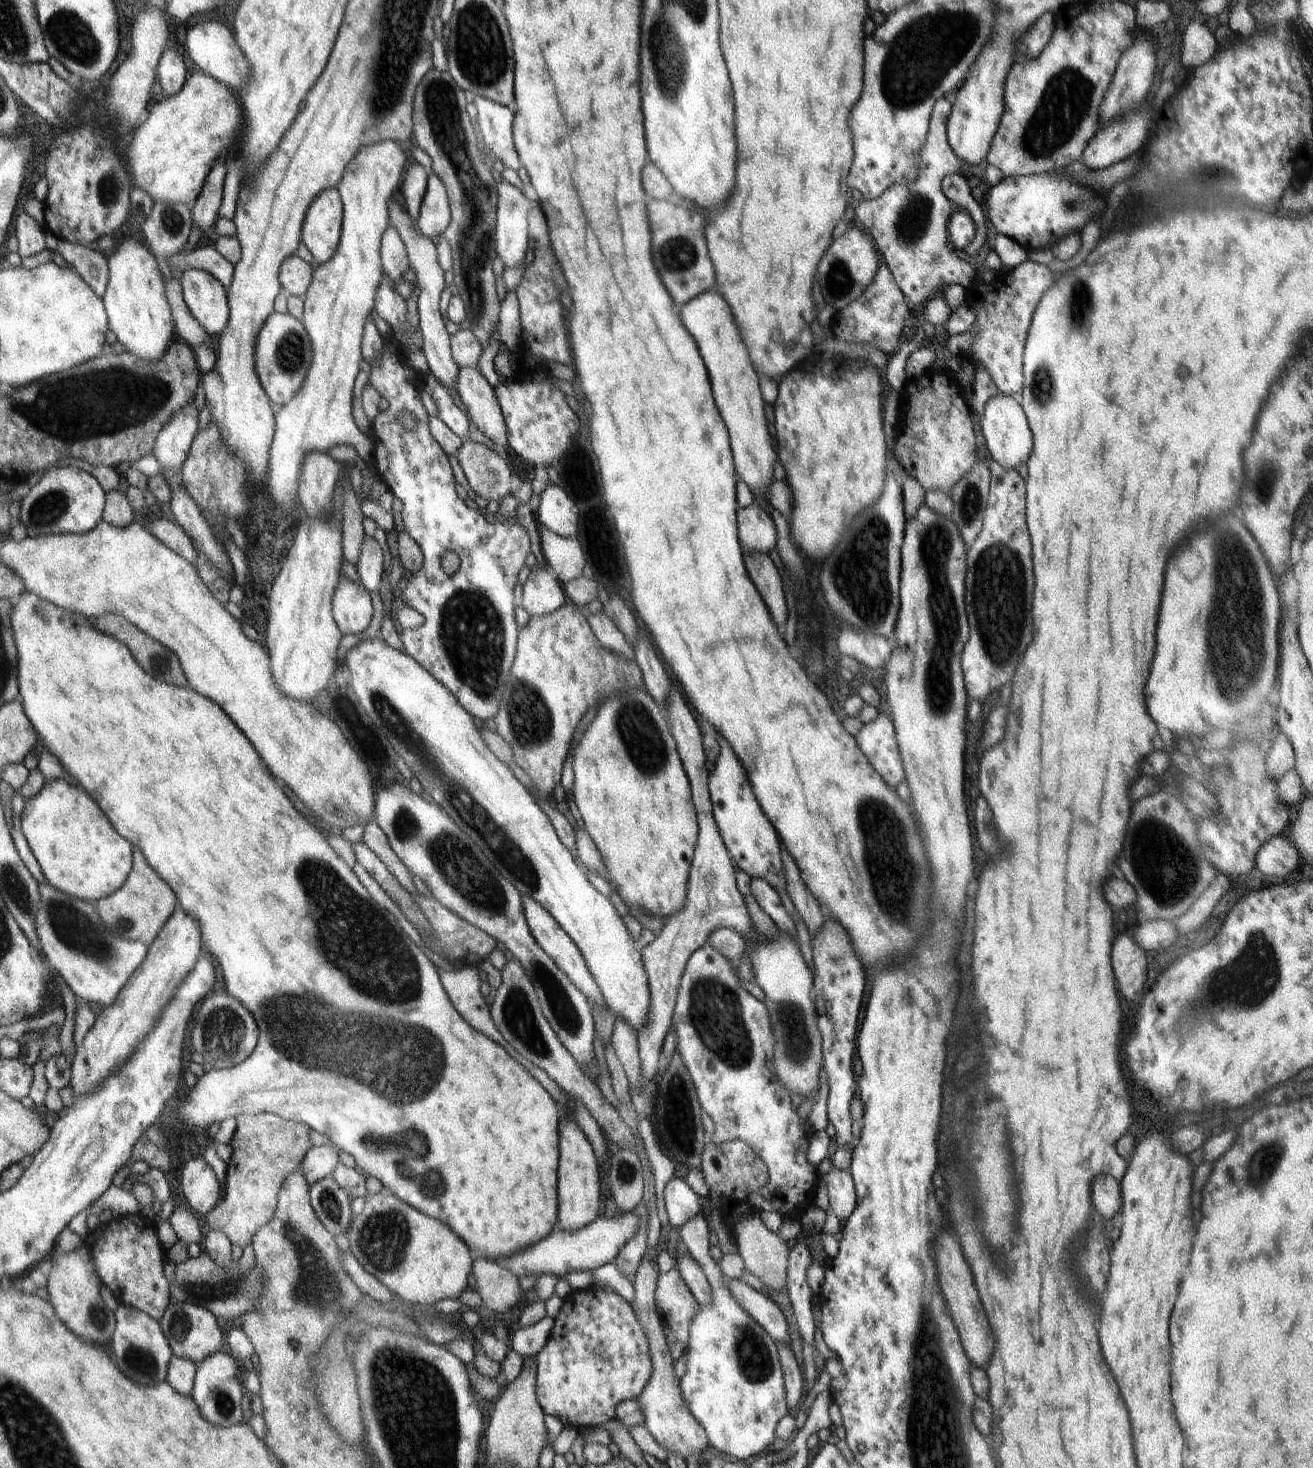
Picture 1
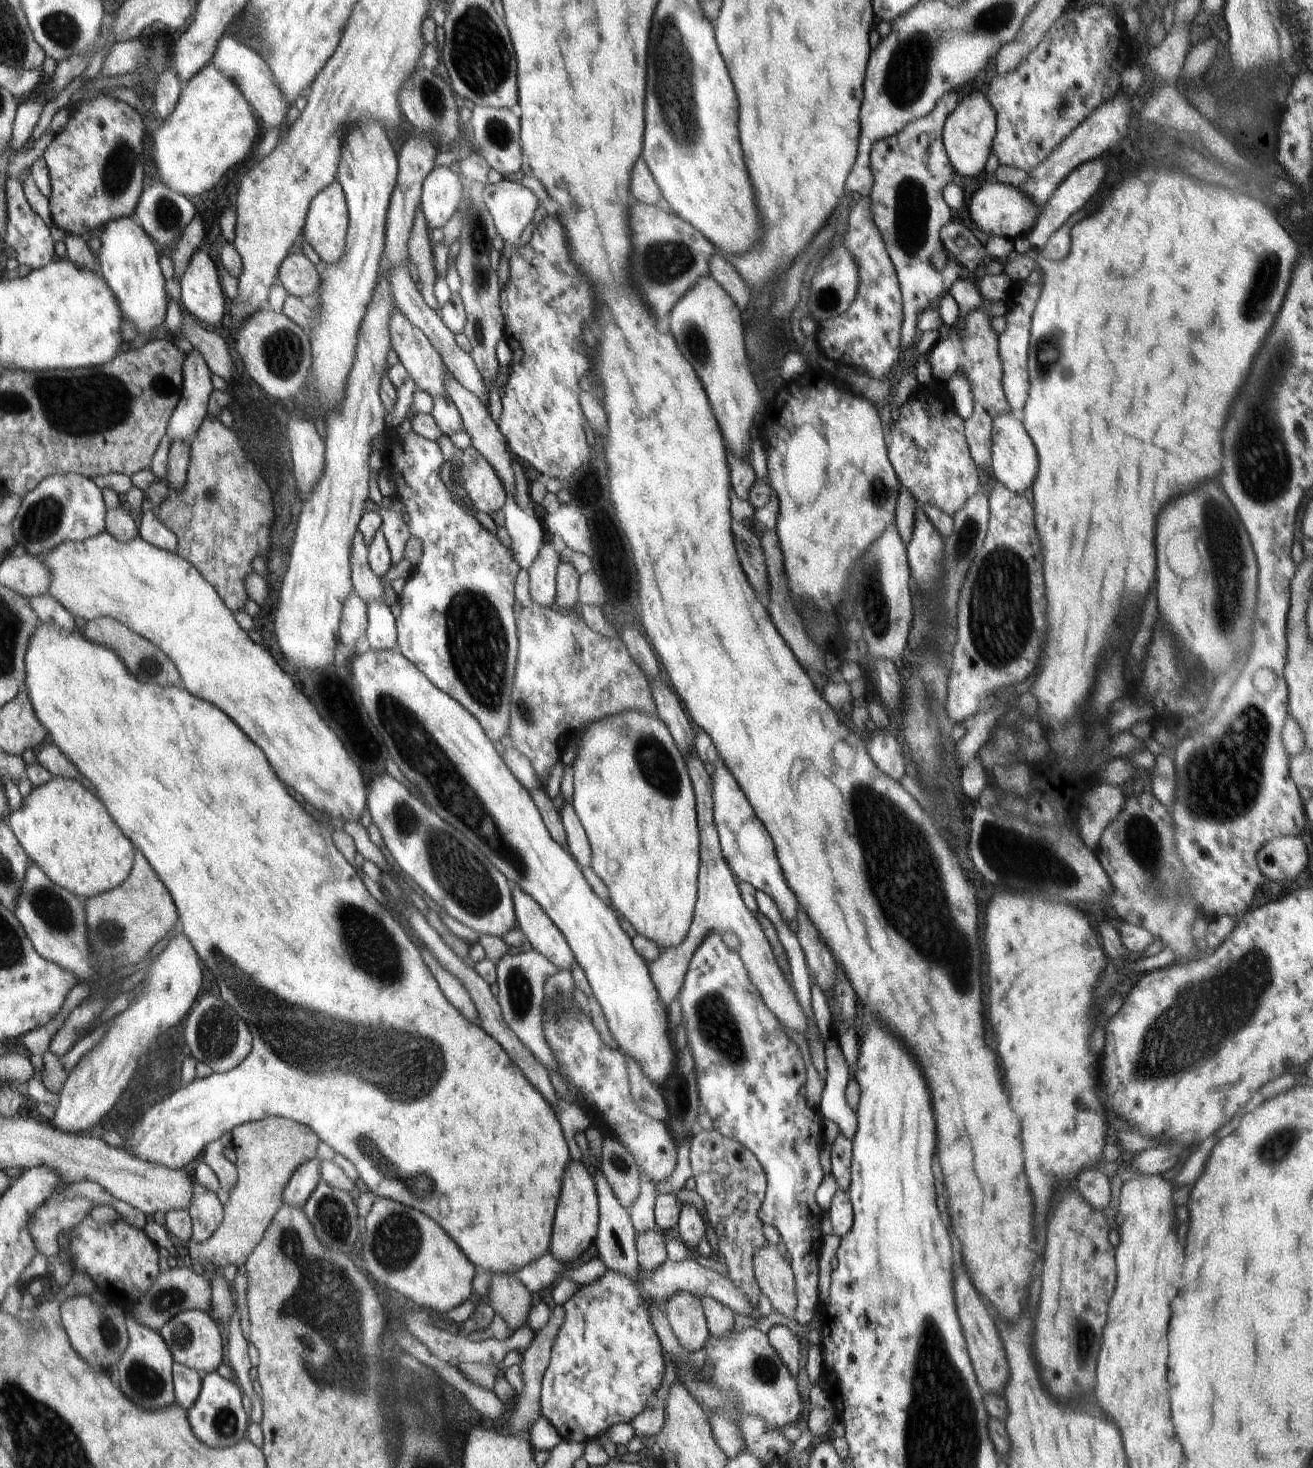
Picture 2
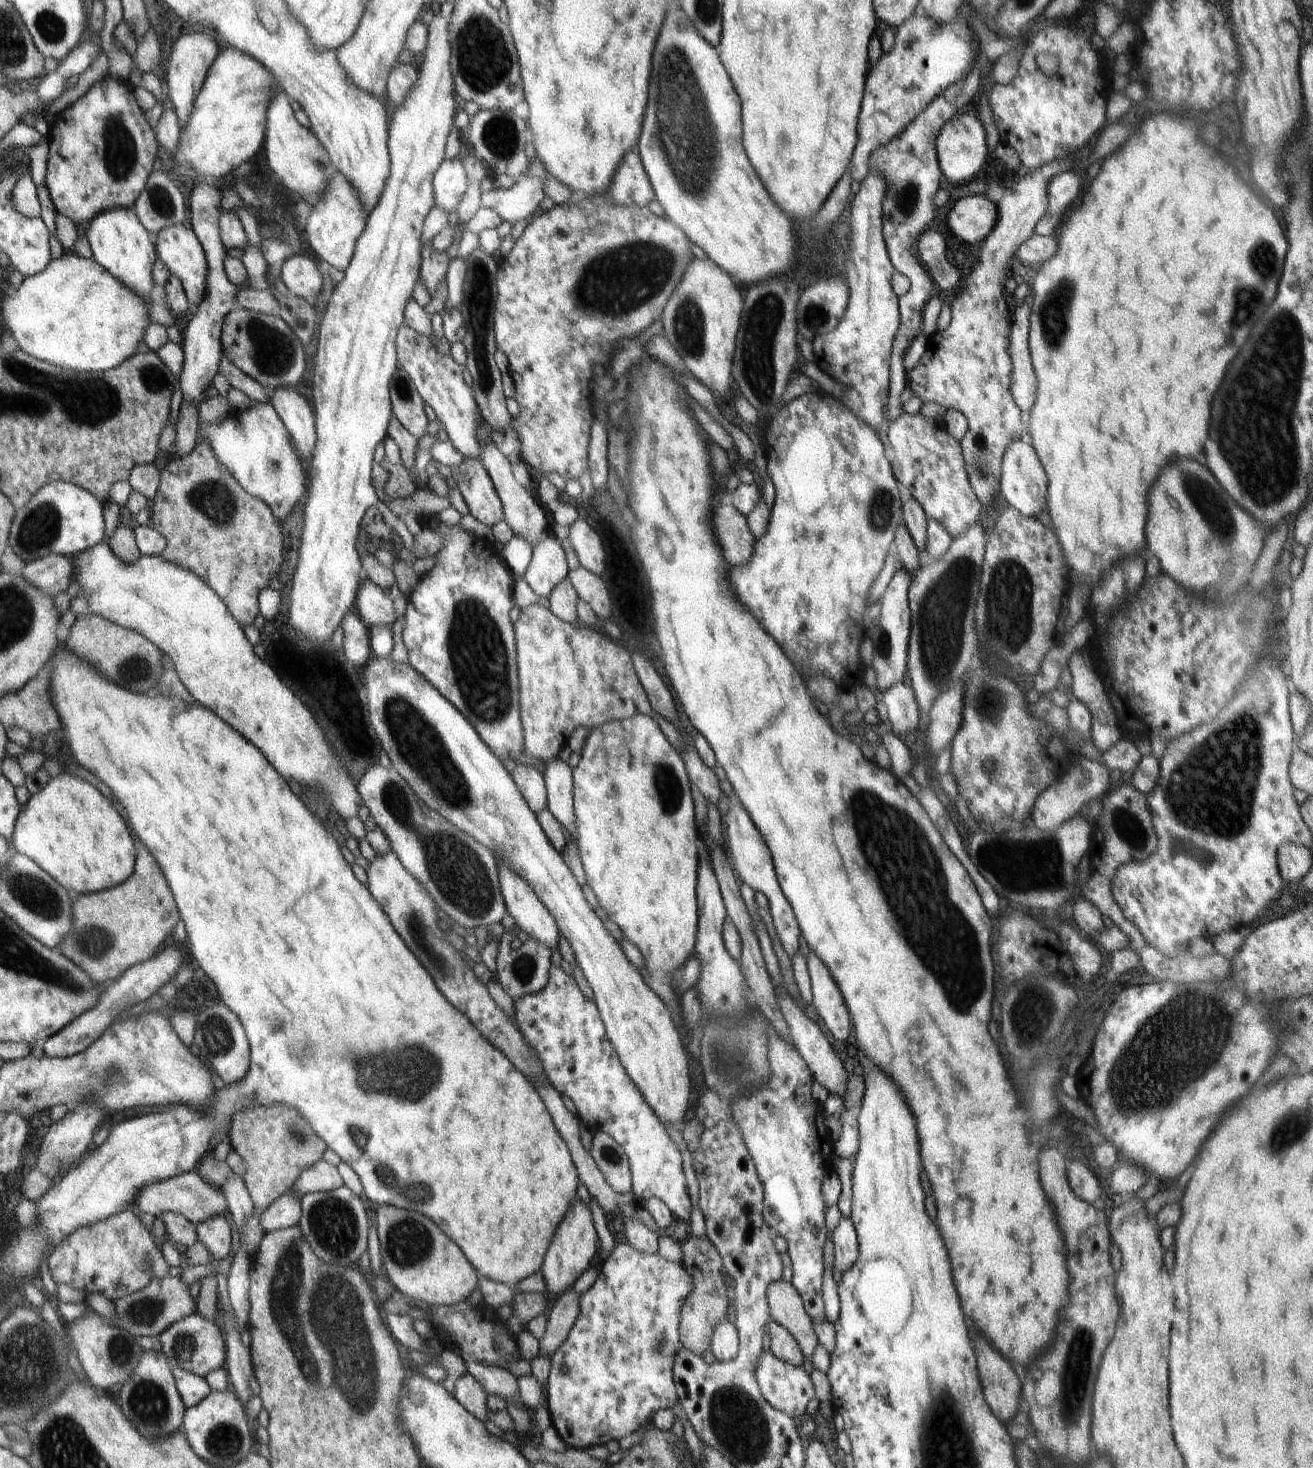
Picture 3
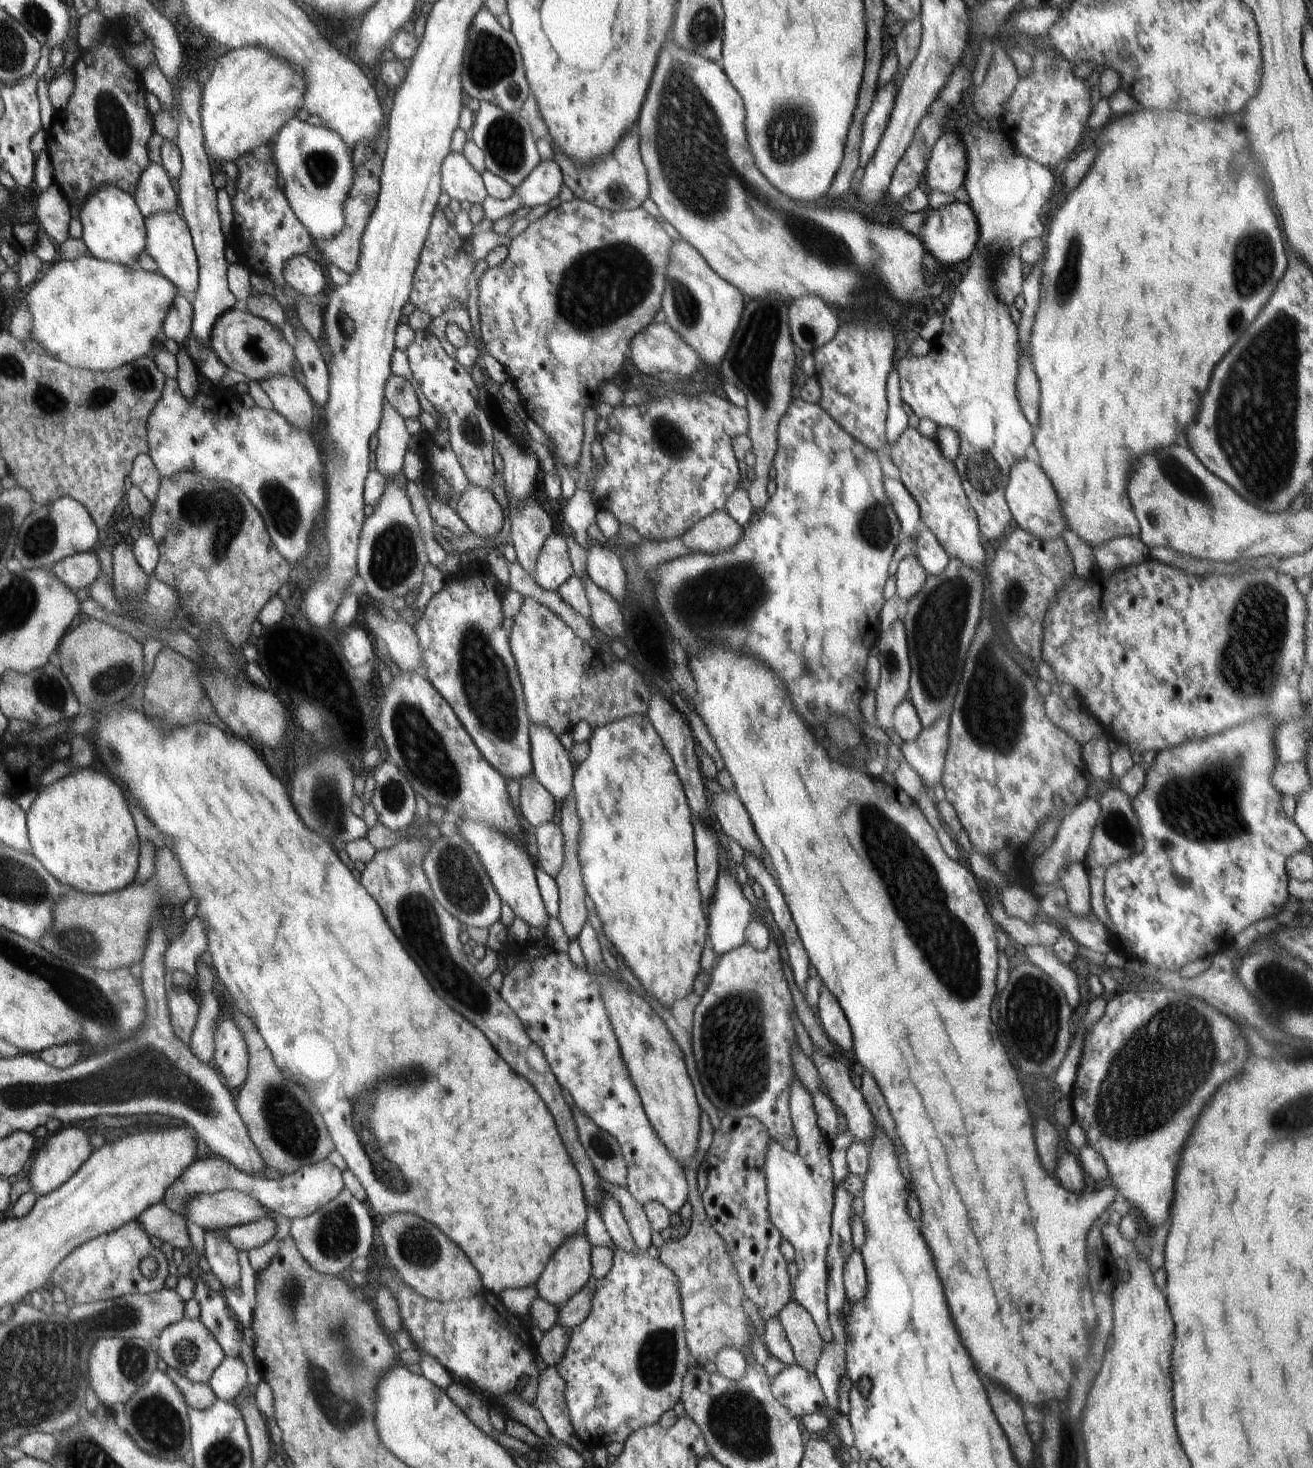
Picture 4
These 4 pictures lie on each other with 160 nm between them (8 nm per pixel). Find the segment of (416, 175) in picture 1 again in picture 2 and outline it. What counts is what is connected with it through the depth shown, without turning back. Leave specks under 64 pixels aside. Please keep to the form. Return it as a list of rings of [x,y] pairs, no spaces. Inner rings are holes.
[[[422,210],[417,212],[413,224],[413,231],[409,240],[409,258],[417,266],[418,276],[422,284],[421,295],[424,302],[436,313],[439,314],[438,303],[434,297],[433,284],[437,273],[432,267],[430,230],[428,230],[427,218]]]

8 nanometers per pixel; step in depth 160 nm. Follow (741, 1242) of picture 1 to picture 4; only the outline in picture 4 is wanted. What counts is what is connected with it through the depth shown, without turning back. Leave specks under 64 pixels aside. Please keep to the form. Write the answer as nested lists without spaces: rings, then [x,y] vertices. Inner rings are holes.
[[[791,1300],[777,1315],[786,1331],[797,1365],[814,1373],[824,1342],[810,1313]]]

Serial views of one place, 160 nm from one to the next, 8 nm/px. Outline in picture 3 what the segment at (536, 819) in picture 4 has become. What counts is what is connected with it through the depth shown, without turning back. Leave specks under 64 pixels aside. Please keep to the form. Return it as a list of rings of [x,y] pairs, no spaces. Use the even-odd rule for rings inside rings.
[[[516,762],[514,772],[511,775],[522,793],[530,810],[537,814],[547,808],[547,790],[543,774],[527,763]]]

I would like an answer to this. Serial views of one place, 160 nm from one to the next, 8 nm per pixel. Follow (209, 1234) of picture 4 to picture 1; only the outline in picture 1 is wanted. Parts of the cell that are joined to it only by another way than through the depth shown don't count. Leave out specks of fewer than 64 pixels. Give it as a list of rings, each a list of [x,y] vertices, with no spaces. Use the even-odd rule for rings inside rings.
[[[195,1156],[185,1165],[182,1178],[182,1194],[188,1205],[202,1216],[207,1215],[217,1204],[220,1186],[212,1168],[204,1157]]]

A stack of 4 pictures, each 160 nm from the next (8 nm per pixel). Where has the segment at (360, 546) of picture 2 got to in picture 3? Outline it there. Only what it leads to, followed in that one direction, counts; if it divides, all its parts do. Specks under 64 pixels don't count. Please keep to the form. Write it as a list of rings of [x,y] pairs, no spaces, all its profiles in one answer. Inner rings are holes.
[[[365,574],[363,575],[353,611],[361,617],[368,628],[386,627],[390,629],[397,619],[393,601],[389,594],[374,584]]]

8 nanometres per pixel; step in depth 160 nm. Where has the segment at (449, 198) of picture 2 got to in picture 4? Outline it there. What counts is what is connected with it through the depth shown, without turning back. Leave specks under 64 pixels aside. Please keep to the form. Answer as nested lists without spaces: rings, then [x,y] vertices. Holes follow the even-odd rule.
[[[450,151],[441,166],[442,188],[454,200],[482,204],[488,194],[480,173],[463,153]]]

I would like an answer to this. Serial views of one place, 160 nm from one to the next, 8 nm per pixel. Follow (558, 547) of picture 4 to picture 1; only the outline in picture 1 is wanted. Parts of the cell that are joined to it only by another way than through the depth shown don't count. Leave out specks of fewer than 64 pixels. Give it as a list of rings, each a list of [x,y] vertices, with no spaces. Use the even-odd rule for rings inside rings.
[[[548,566],[531,570],[523,584],[522,607],[529,616],[544,616],[568,602],[562,584]]]

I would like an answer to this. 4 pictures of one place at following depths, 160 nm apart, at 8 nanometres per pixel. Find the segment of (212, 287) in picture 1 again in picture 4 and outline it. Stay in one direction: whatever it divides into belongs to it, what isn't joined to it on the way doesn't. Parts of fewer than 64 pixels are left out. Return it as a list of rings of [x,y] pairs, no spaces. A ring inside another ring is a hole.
[[[178,210],[143,217],[146,231],[145,251],[158,263],[159,272],[189,297],[199,287],[198,259],[188,225]]]

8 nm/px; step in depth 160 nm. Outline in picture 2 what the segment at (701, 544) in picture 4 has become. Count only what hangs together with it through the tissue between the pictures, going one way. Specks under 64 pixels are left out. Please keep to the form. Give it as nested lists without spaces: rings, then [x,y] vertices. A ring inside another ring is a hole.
[[[733,518],[731,533],[744,574],[758,596],[762,600],[767,599],[769,580],[767,579],[767,568],[760,539],[750,531],[744,521]]]

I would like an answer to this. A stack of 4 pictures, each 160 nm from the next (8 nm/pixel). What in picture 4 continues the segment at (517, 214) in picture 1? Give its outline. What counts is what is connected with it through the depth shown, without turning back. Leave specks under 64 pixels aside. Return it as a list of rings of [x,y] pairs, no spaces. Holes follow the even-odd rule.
[[[541,160],[536,168],[522,181],[516,189],[523,206],[535,207],[548,204],[560,194],[563,184],[563,174],[559,164],[554,160]]]

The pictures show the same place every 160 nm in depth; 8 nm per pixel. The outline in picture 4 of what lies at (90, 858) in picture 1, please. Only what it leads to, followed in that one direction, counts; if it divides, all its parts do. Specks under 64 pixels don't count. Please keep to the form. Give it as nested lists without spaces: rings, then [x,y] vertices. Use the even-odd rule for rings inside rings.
[[[77,769],[38,792],[30,810],[25,813],[33,855],[61,884],[89,895],[113,893],[134,883],[138,868],[139,836],[130,816],[128,796],[122,794],[116,778],[109,772]]]

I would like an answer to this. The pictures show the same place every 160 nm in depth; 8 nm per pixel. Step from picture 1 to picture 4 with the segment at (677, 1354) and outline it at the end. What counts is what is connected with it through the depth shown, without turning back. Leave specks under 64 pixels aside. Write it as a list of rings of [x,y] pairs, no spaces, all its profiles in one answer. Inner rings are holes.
[[[701,1110],[700,1118],[700,1136],[699,1147],[696,1156],[684,1166],[685,1179],[687,1180],[687,1200],[692,1206],[693,1213],[691,1215],[691,1226],[687,1234],[680,1240],[664,1240],[662,1235],[657,1232],[651,1234],[651,1244],[658,1251],[658,1260],[664,1263],[677,1277],[679,1283],[679,1295],[681,1298],[681,1307],[685,1324],[685,1341],[690,1352],[692,1362],[704,1366],[706,1362],[715,1362],[717,1355],[724,1347],[731,1346],[737,1351],[741,1351],[746,1346],[750,1347],[750,1317],[744,1312],[742,1302],[748,1299],[745,1293],[745,1288],[738,1276],[737,1268],[734,1266],[731,1259],[729,1248],[726,1246],[723,1238],[712,1228],[709,1221],[709,1216],[703,1207],[701,1192],[696,1184],[696,1176],[699,1166],[704,1159],[704,1155],[711,1147],[713,1134],[715,1130],[710,1125],[710,1121],[706,1111]]]

